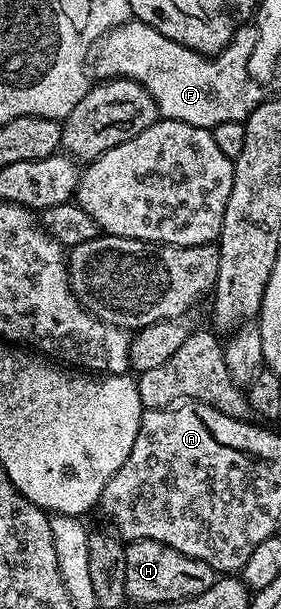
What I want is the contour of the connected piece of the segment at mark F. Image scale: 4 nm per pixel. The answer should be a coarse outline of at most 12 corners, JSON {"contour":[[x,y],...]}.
{"contour":[[132,17],[95,41],[99,80],[163,119],[241,123],[264,98],[254,25],[211,57]]}

